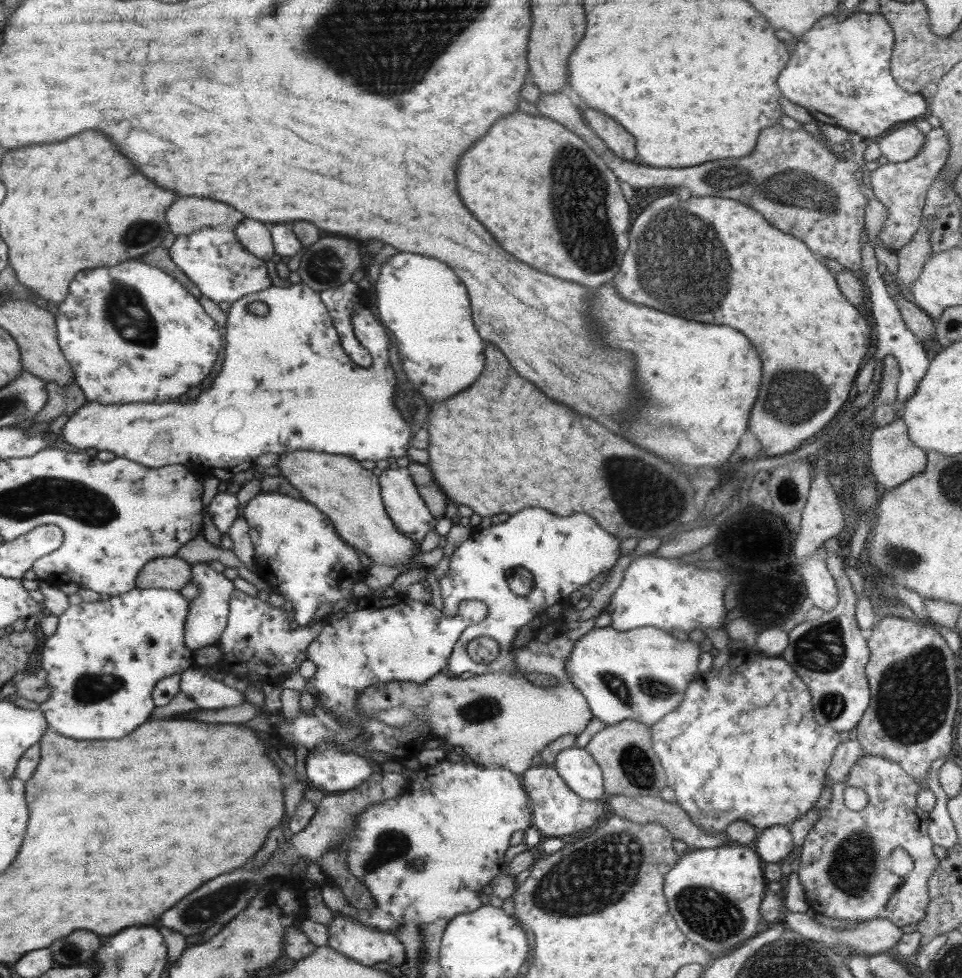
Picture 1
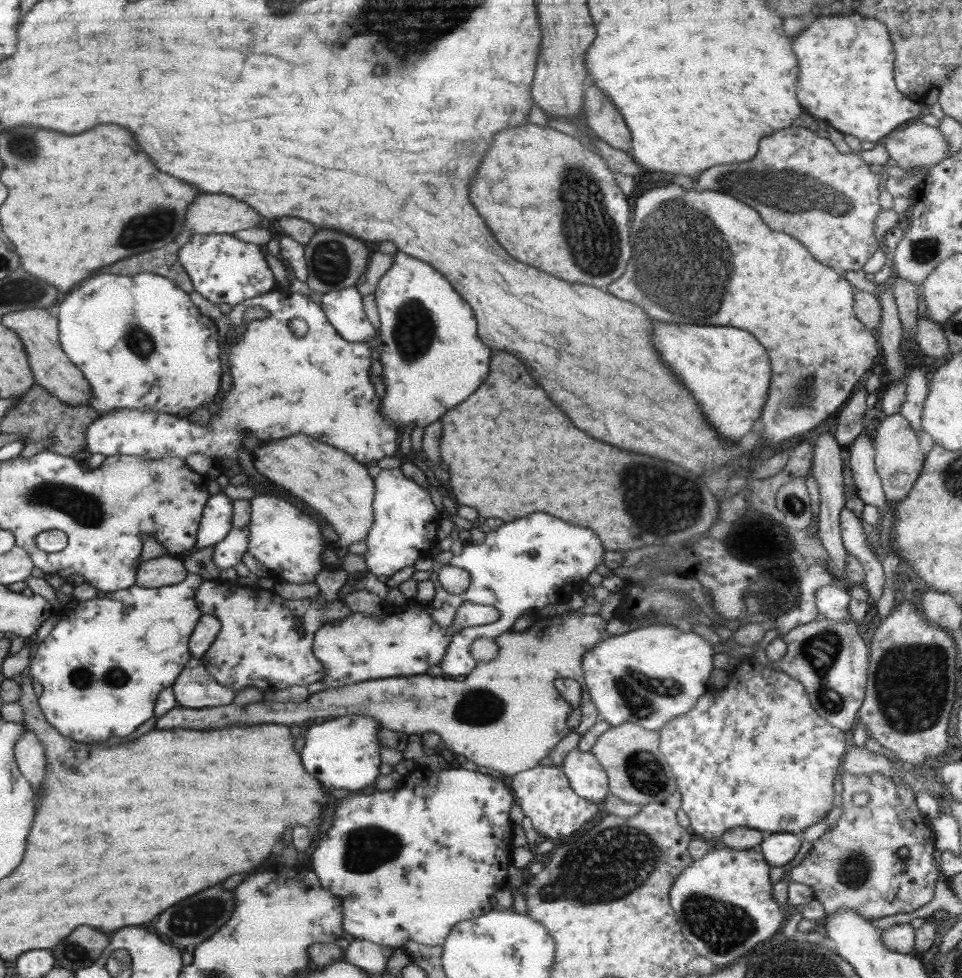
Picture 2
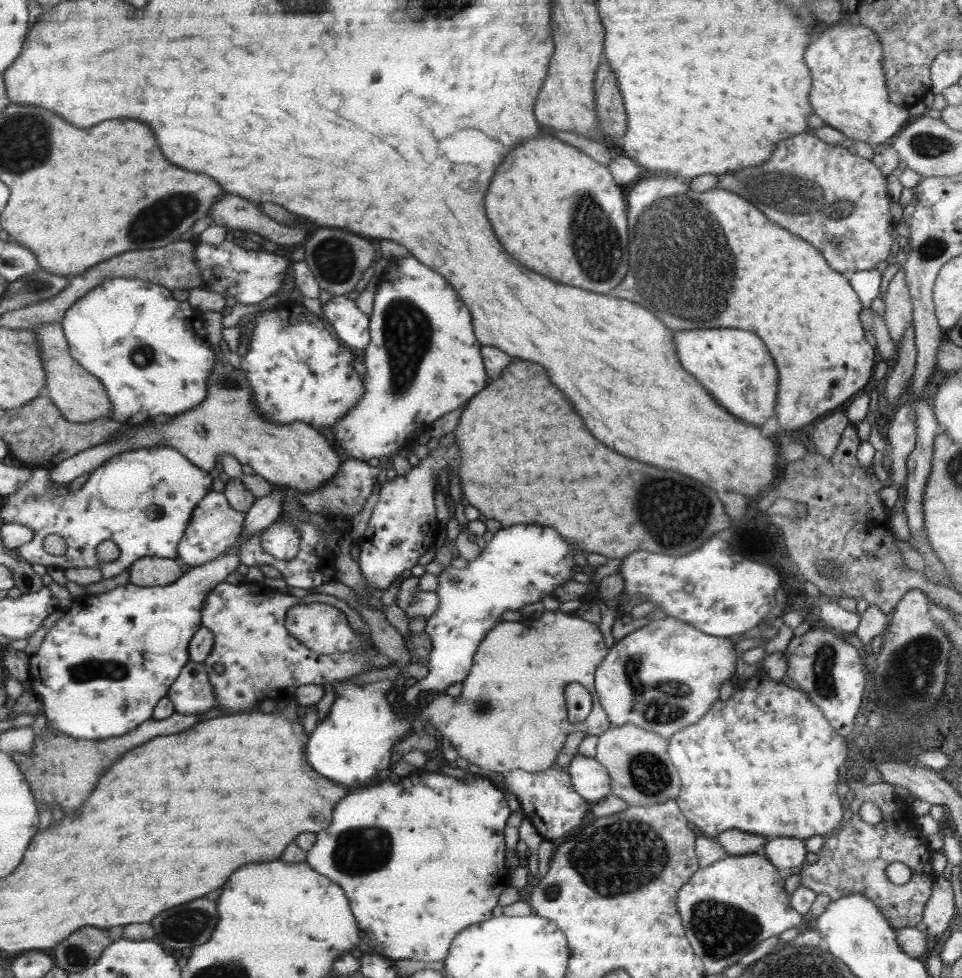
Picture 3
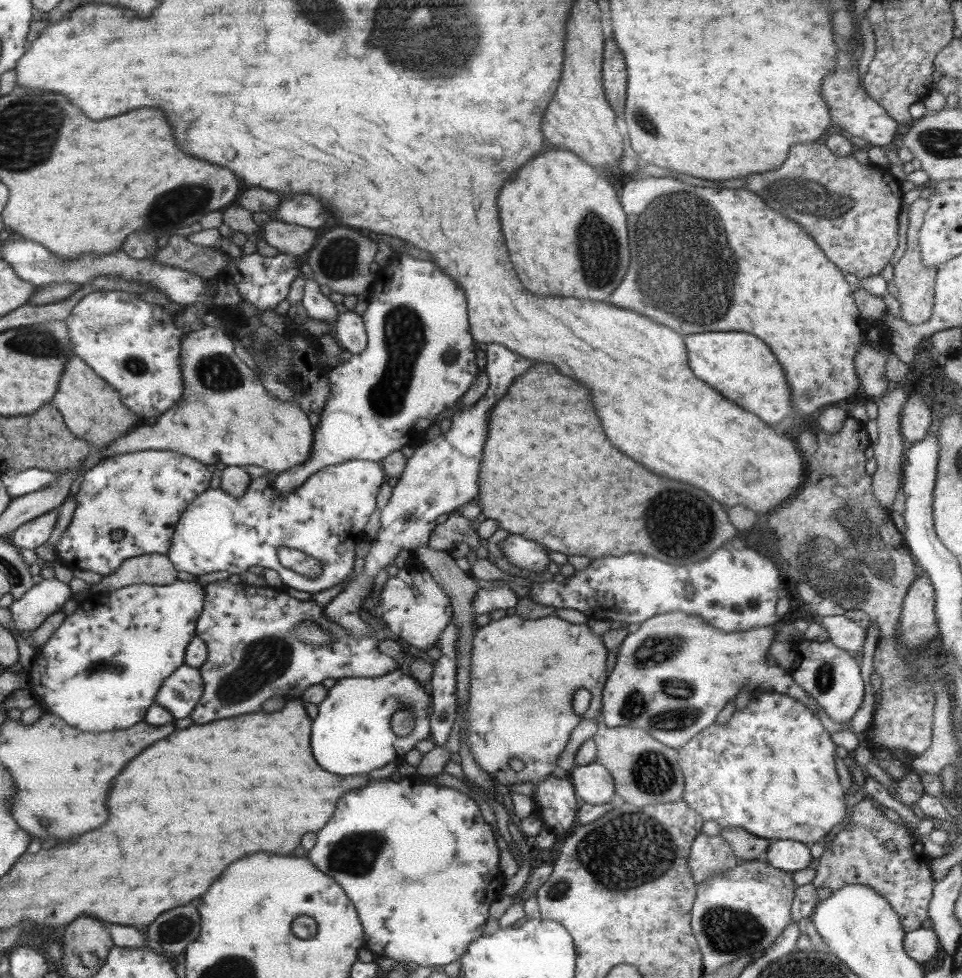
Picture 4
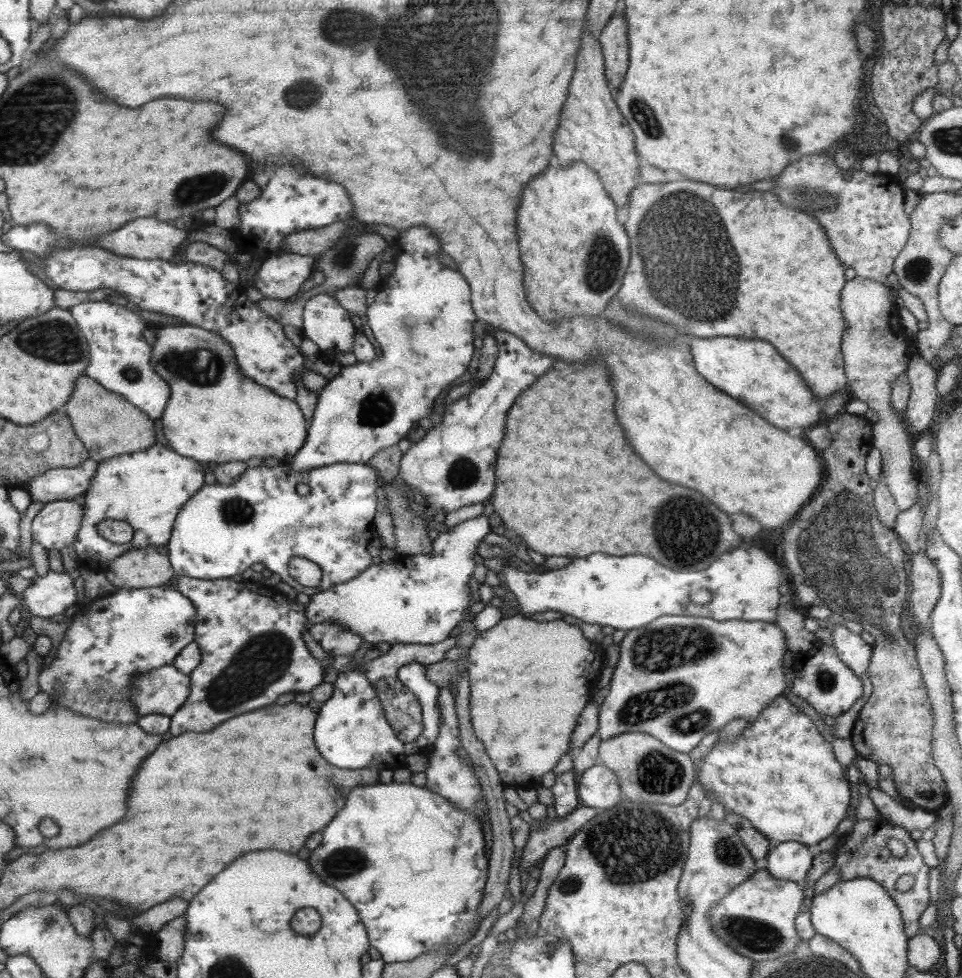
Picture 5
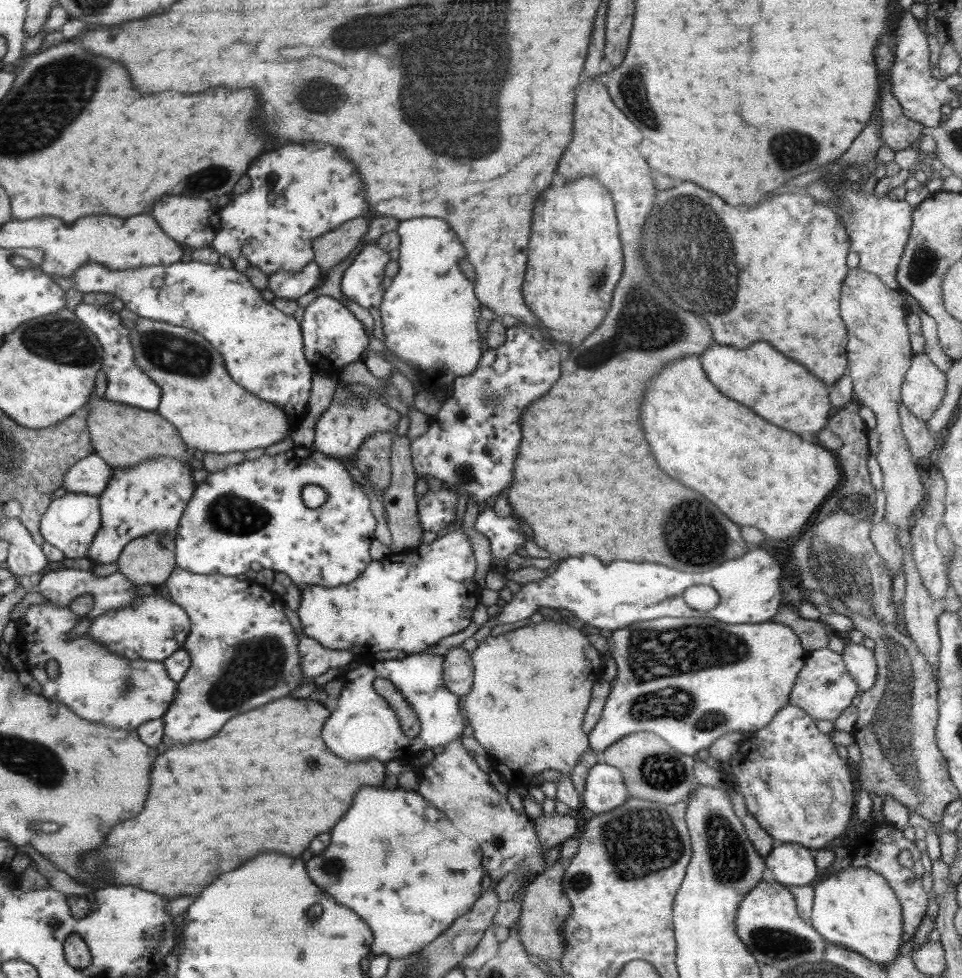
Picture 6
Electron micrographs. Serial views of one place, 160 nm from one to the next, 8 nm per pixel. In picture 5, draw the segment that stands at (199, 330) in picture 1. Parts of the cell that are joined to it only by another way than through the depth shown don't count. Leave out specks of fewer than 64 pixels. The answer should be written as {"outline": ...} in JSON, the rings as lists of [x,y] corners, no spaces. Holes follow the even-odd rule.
{"outline":[[[84,302],[71,306],[69,311],[88,342],[90,363],[86,367],[85,375],[102,384],[106,390],[126,398],[127,402],[146,413],[152,420],[160,419],[171,393],[168,383],[154,372],[152,367],[152,343],[145,338],[145,332],[149,329],[146,328],[146,322],[140,320],[137,313],[126,309],[123,305],[108,304],[108,302]]]}

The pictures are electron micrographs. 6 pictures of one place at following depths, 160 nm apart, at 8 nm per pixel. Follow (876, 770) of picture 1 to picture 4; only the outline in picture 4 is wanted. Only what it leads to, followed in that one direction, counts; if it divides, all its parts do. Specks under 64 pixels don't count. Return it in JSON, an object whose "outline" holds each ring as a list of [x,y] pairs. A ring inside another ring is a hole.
{"outline":[[[865,798],[849,811],[853,821],[850,828],[842,828],[834,840],[826,844],[811,884],[817,889],[830,888],[831,891],[846,885],[866,885],[890,903],[900,917],[905,932],[920,928],[922,922],[929,918],[934,880],[933,858],[924,852],[920,839],[912,830],[887,819],[879,803],[874,804]],[[888,841],[895,843],[892,852],[885,847]]]}

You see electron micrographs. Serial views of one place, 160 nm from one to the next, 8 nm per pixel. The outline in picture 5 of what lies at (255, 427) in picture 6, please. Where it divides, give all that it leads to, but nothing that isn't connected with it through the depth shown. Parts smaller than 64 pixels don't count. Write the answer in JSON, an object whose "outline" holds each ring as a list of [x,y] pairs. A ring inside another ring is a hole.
{"outline":[[[162,325],[155,330],[152,342],[152,367],[170,387],[170,400],[160,420],[170,448],[181,456],[202,464],[247,462],[251,458],[276,458],[280,463],[292,460],[307,437],[306,422],[294,399],[283,398],[260,386],[239,371],[234,349],[218,333],[196,326]]]}

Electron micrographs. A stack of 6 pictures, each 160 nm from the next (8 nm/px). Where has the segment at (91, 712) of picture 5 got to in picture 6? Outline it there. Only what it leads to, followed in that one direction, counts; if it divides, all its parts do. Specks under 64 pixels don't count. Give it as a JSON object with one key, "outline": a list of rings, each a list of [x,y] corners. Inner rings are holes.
{"outline":[[[157,590],[137,596],[132,605],[124,609],[91,616],[92,625],[86,635],[94,639],[97,645],[130,660],[164,662],[165,658],[183,648],[184,641],[190,634],[191,622],[186,611],[172,598],[162,597]]]}

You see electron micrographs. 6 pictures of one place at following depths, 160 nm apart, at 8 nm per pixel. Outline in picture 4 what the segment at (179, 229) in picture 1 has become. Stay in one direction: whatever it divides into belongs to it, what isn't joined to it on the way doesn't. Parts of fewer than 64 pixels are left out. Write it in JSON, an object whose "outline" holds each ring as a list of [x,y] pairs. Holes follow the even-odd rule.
{"outline":[[[269,220],[262,226],[264,240],[276,252],[300,256],[315,245],[318,234],[306,226],[291,225],[279,220]]]}

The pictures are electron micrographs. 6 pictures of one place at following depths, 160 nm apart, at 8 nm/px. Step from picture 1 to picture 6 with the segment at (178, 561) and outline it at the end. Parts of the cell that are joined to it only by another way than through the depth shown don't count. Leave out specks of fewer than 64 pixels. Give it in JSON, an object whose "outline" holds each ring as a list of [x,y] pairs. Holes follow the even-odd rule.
{"outline":[[[146,533],[134,538],[126,544],[116,563],[118,571],[138,586],[159,586],[177,566],[173,535]]]}

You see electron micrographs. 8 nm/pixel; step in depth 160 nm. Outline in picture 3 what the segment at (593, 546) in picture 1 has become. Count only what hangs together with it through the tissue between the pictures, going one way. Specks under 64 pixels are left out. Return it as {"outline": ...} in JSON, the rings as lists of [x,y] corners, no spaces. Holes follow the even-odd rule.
{"outline":[[[518,524],[495,532],[486,549],[482,549],[468,567],[445,566],[437,576],[438,610],[427,619],[425,627],[432,641],[432,650],[426,658],[429,672],[425,679],[412,681],[403,688],[404,701],[416,706],[421,690],[444,693],[448,686],[463,682],[480,641],[493,626],[503,621],[502,613],[520,611],[542,601],[545,596],[552,596],[556,586],[570,580],[574,565],[570,546],[552,528]]]}

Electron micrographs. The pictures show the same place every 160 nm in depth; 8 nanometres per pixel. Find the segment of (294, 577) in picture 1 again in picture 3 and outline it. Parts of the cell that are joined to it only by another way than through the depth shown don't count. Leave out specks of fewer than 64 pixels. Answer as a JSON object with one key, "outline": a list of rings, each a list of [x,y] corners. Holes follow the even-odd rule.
{"outline":[[[281,520],[274,521],[260,538],[260,546],[276,560],[292,560],[300,549],[299,530],[293,524]]]}

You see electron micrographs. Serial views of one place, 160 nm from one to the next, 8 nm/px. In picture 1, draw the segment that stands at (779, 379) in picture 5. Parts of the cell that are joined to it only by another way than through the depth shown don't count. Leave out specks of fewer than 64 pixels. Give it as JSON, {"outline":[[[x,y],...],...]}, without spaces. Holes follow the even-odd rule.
{"outline":[[[613,281],[589,292],[594,294],[592,304],[596,326],[600,328],[604,342],[612,348],[632,352],[636,360],[636,378],[640,394],[644,396],[644,406],[640,408],[642,412],[638,420],[630,426],[624,426],[628,438],[634,444],[640,444],[644,450],[668,460],[678,470],[682,470],[682,466],[692,466],[694,470],[722,466],[722,472],[726,470],[724,466],[729,467],[726,462],[733,459],[732,452],[738,449],[738,441],[749,430],[748,418],[762,378],[762,362],[748,338],[730,326],[690,322],[678,318],[678,315],[628,302],[616,294]]]}

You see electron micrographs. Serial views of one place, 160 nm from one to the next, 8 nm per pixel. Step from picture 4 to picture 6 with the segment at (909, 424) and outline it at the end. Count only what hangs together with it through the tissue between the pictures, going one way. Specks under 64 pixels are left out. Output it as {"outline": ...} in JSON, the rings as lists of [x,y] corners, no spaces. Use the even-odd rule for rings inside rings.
{"outline":[[[916,354],[901,386],[901,402],[910,413],[926,422],[940,407],[946,383],[946,374],[938,370],[926,354]]]}

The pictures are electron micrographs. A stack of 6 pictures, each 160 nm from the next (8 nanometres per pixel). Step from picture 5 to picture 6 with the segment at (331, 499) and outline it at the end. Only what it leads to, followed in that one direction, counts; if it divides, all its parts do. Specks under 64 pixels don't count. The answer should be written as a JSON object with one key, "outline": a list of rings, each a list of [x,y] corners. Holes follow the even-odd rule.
{"outline":[[[292,447],[285,453],[280,453],[277,456],[269,456],[266,453],[260,456],[257,460],[244,460],[234,466],[228,466],[225,470],[208,474],[202,484],[194,489],[193,497],[188,501],[184,514],[180,519],[180,524],[176,527],[173,534],[175,540],[175,559],[177,566],[188,570],[194,574],[212,574],[218,573],[224,576],[238,576],[244,574],[252,562],[258,562],[263,568],[270,568],[275,572],[284,572],[290,576],[294,584],[299,588],[300,585],[320,585],[325,587],[335,587],[348,584],[356,580],[358,576],[364,572],[364,569],[371,563],[370,553],[368,553],[370,544],[374,537],[376,528],[376,520],[372,511],[370,511],[370,499],[360,489],[358,482],[354,481],[353,477],[346,471],[344,462],[332,458],[322,456],[322,453],[315,451],[311,447]],[[307,484],[315,484],[322,486],[328,494],[326,502],[320,508],[308,508],[301,499],[301,492]]]}

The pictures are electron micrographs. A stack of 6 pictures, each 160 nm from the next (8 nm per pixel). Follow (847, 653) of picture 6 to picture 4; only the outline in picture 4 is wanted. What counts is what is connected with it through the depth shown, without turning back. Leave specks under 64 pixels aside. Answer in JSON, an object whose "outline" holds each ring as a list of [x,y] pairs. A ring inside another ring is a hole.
{"outline":[[[835,614],[817,618],[818,623],[826,628],[829,640],[838,648],[849,652],[854,657],[861,658],[861,650],[867,635],[867,630],[860,627],[845,615]]]}

